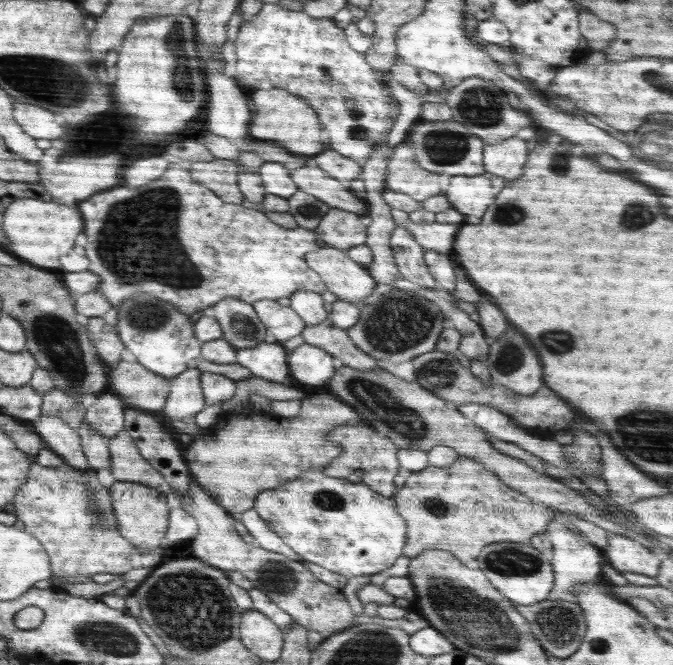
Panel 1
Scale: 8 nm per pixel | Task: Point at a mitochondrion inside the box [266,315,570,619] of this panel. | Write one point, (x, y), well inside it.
(376, 399)

